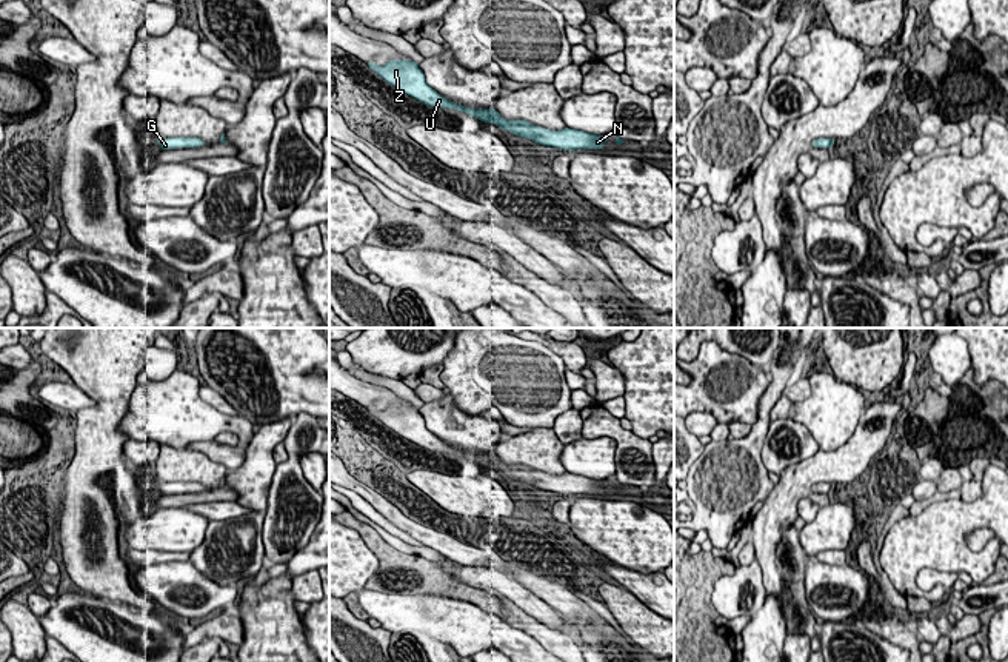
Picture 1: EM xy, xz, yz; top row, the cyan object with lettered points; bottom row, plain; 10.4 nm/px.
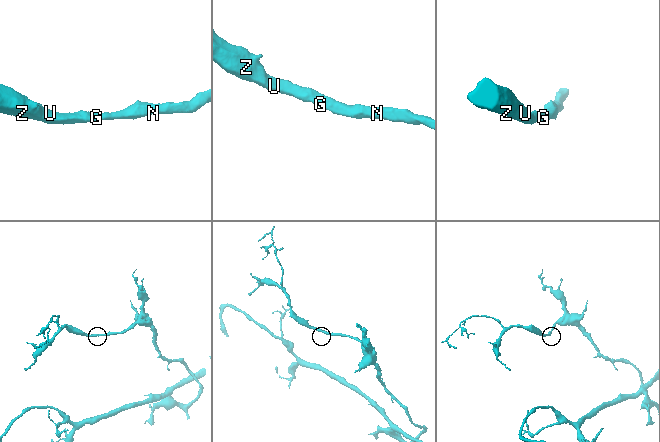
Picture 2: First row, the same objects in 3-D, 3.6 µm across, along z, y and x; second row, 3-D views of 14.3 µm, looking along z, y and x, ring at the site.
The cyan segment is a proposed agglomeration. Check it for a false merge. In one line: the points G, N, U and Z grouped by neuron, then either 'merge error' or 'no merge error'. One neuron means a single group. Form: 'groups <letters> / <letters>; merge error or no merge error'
groups G N U Z; no merge error

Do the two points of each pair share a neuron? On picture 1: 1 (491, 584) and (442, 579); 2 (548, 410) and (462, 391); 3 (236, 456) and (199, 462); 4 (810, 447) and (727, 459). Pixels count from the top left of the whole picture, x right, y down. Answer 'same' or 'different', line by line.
1: different
2: same
3: different
4: different

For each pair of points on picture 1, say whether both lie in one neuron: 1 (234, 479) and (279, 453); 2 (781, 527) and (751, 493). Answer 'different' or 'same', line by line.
1: different
2: different

